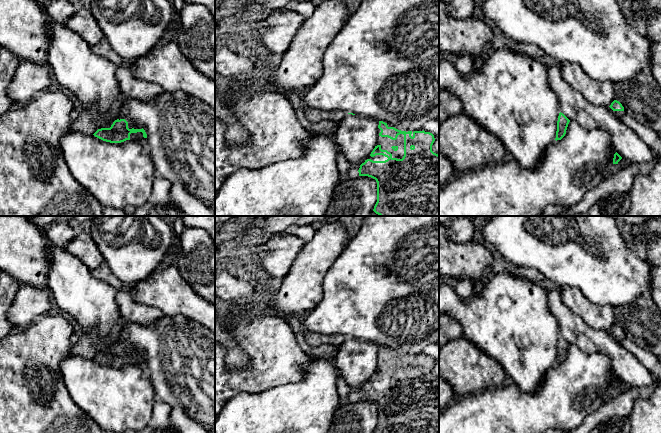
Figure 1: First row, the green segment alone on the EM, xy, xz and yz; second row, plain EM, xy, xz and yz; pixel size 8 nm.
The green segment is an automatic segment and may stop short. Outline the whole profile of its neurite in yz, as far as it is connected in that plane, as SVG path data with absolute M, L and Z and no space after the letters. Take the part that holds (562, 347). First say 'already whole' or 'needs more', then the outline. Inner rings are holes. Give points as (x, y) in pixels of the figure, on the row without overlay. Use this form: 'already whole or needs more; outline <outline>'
already whole; outline M560 336L557 345L556 365L561 364L565 360L569 346L570 344Z

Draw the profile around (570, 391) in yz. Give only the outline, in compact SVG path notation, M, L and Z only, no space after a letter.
M570 344L565 360L546 372L535 393L522 392L513 383L456 399L439 413L439 433L545 433L549 429L569 432L606 403L605 394L613 388L615 377L616 373L606 355L586 353L575 344Z

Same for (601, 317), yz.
M560 288L562 302L570 311L581 317L584 322L598 330L609 331L614 323L613 306L597 305L585 297L577 288Z

